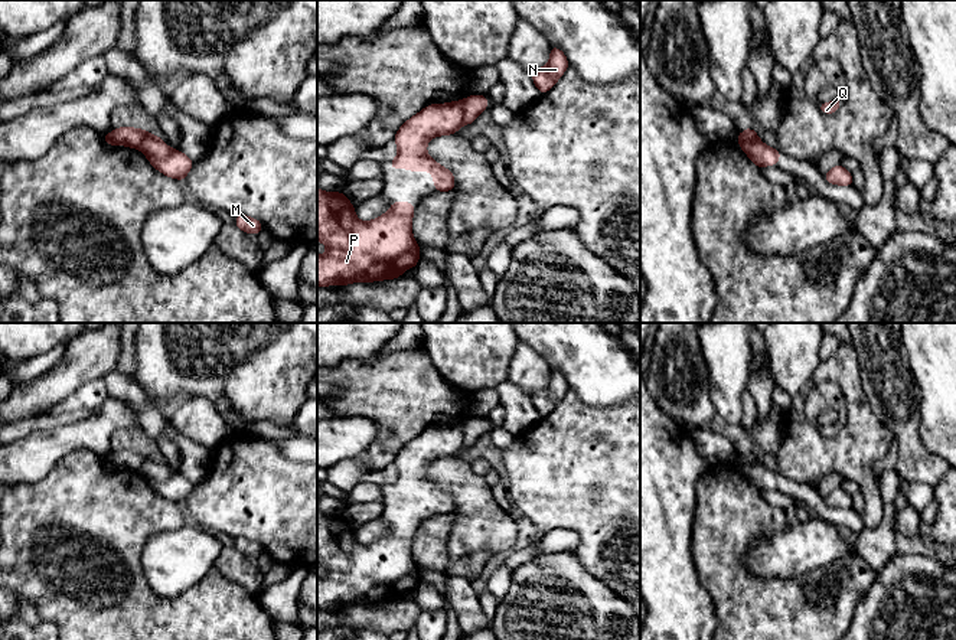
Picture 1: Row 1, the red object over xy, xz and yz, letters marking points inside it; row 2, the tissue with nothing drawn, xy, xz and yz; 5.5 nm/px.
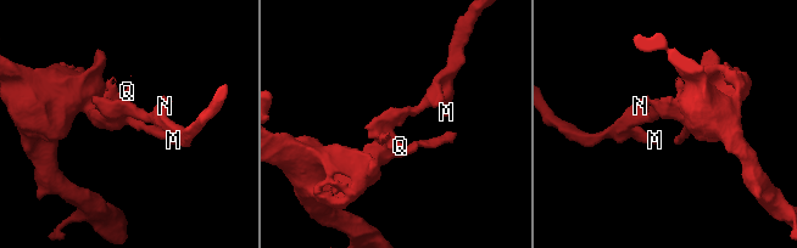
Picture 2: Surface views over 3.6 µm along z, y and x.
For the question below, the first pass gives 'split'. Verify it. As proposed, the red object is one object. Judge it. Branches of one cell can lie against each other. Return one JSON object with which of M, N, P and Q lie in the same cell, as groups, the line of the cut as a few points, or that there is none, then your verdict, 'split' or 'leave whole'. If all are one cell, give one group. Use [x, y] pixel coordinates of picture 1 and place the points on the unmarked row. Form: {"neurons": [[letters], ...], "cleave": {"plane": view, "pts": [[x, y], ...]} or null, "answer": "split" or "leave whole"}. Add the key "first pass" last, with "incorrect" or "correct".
{"neurons": [["M", "N"], ["P", "Q"]], "cleave": {"plane": "xz", "pts": [[462, 424], [463, 447]]}, "answer": "split", "first pass": "correct"}

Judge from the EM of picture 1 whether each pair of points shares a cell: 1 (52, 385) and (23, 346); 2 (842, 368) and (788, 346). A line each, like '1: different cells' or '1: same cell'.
1: different cells
2: different cells

